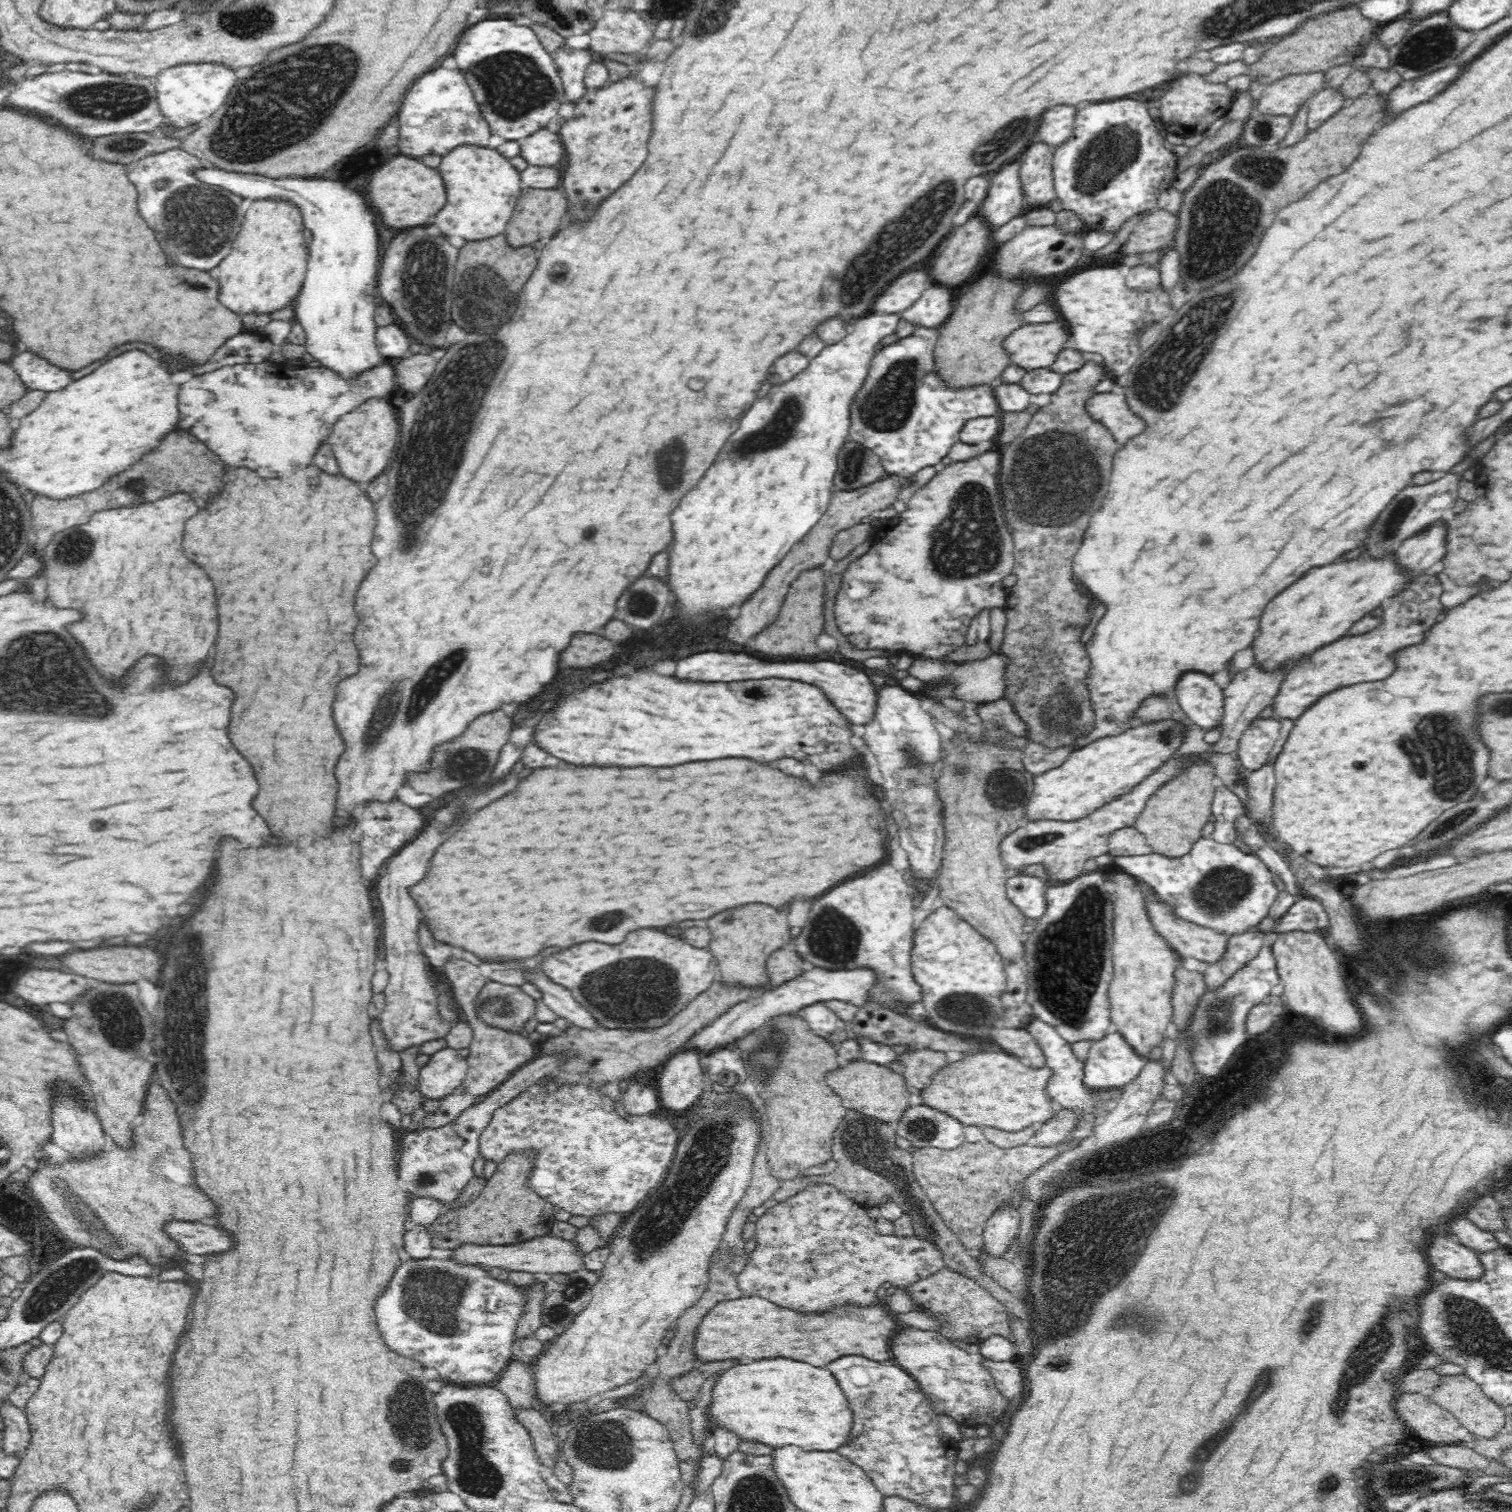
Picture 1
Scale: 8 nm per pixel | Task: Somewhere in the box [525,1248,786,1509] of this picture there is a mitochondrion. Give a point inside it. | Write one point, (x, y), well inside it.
(604, 1443)

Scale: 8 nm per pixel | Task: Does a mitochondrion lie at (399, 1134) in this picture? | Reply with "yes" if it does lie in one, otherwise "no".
no

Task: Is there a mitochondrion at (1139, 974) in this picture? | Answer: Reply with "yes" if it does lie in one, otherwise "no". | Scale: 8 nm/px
no

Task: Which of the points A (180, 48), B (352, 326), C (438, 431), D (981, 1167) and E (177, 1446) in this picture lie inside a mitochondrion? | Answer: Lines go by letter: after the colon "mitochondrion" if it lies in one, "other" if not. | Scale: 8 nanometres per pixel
A: other
B: other
C: mitochondrion
D: other
E: other

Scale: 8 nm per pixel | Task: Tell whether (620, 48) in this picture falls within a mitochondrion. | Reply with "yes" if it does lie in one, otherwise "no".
no

